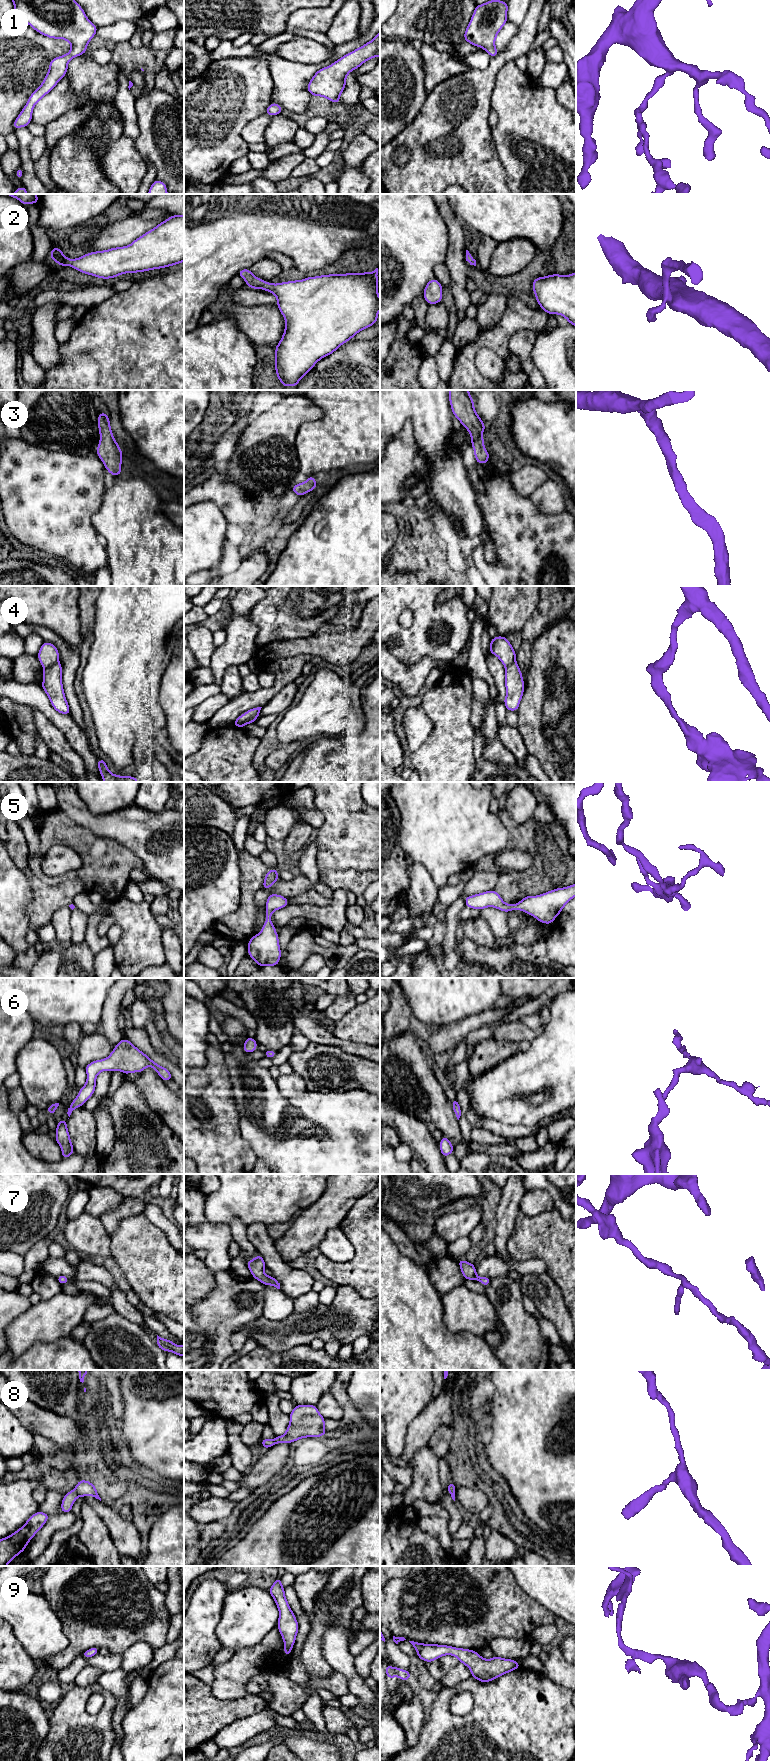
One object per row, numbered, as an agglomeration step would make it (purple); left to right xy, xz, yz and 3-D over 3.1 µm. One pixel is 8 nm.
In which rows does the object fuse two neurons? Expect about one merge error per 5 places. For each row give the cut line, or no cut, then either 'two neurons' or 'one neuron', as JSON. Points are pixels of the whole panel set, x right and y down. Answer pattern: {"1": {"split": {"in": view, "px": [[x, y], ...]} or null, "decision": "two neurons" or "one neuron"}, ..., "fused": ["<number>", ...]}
{"1": {"split": null, "decision": "one neuron"}, "2": {"split": null, "decision": "one neuron"}, "3": {"split": null, "decision": "one neuron"}, "4": {"split": {"in": "xy", "px": [[58, 662], [44, 668]]}, "decision": "two neurons"}, "5": {"split": null, "decision": "one neuron"}, "6": {"split": null, "decision": "one neuron"}, "7": {"split": null, "decision": "one neuron"}, "8": {"split": null, "decision": "one neuron"}, "9": {"split": null, "decision": "one neuron"}, "fused": ["4"]}

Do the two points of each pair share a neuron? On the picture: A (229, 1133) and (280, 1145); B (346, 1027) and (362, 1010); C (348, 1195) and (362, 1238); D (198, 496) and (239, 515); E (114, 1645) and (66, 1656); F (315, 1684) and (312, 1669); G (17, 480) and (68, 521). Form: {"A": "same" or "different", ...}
{"A": "different", "B": "same", "C": "different", "D": "same", "E": "same", "F": "different", "G": "same"}

